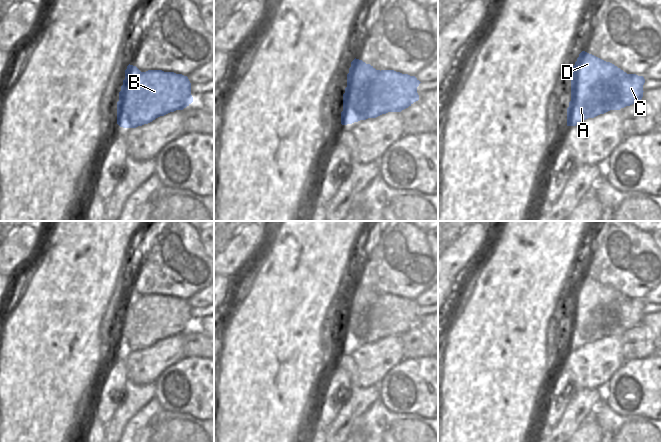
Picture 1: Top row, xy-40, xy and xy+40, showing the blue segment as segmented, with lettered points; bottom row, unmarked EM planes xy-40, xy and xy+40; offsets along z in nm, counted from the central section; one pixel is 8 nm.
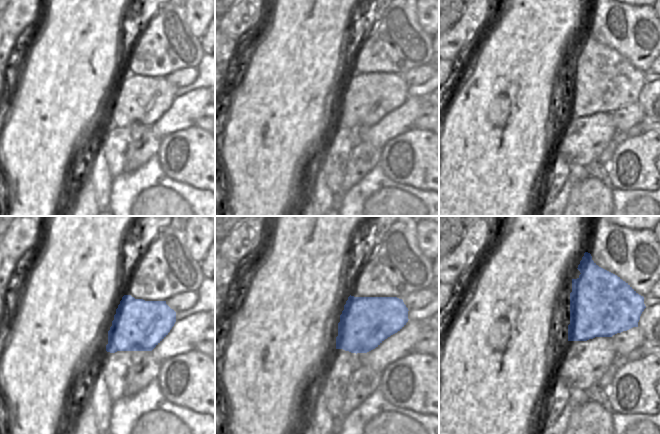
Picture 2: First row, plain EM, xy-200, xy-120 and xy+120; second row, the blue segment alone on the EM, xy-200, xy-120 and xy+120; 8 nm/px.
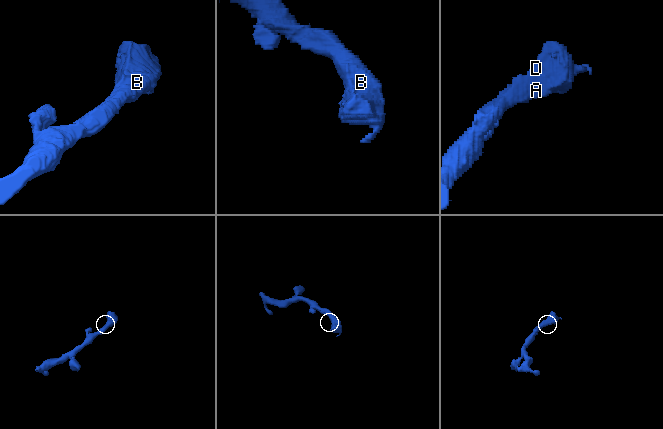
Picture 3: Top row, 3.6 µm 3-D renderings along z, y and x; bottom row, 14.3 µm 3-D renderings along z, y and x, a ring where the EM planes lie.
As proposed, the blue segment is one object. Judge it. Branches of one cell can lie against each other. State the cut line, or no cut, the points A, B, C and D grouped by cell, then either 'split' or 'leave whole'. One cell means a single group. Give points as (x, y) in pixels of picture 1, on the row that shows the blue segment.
cut none; groups A B C D; leave whole

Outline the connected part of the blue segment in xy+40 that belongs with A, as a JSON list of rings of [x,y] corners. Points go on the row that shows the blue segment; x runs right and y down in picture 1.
[[[582,51],[573,66],[571,76],[571,101],[567,108],[567,126],[604,114],[610,110],[620,110],[643,97],[645,79],[636,74],[627,74],[614,64]]]

